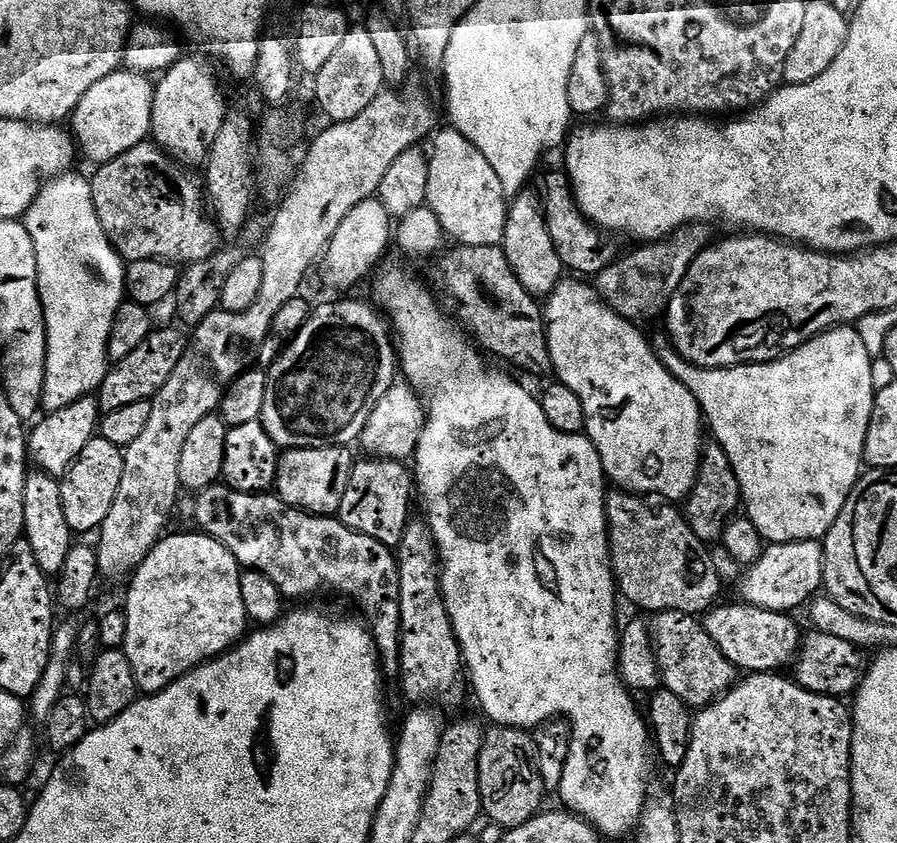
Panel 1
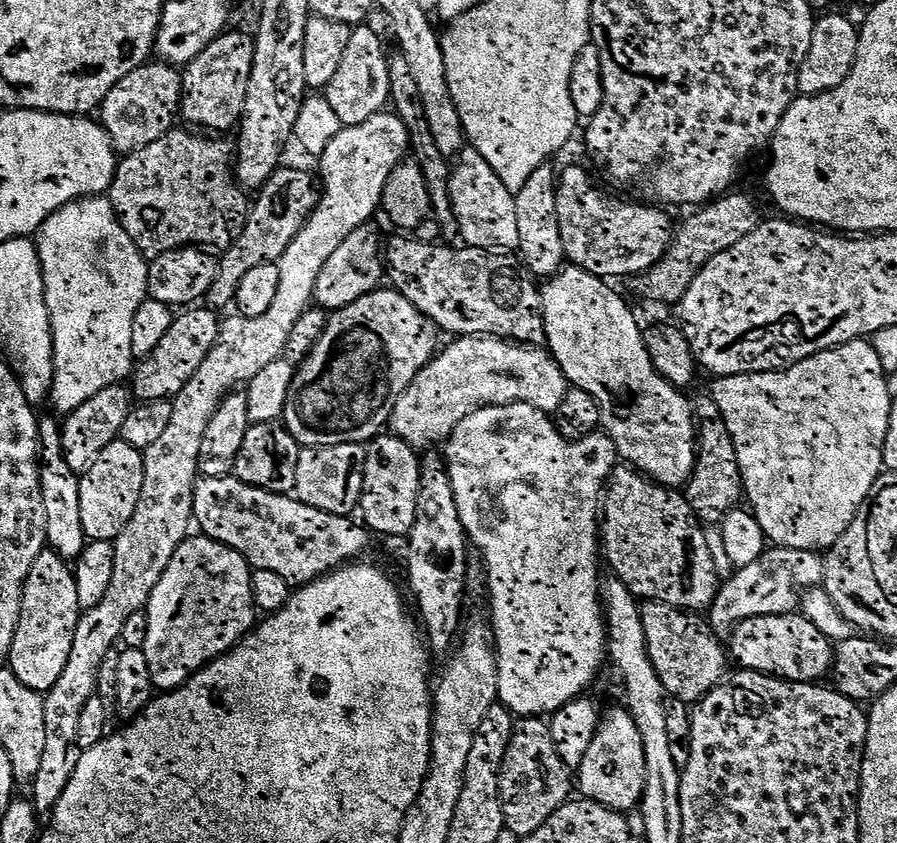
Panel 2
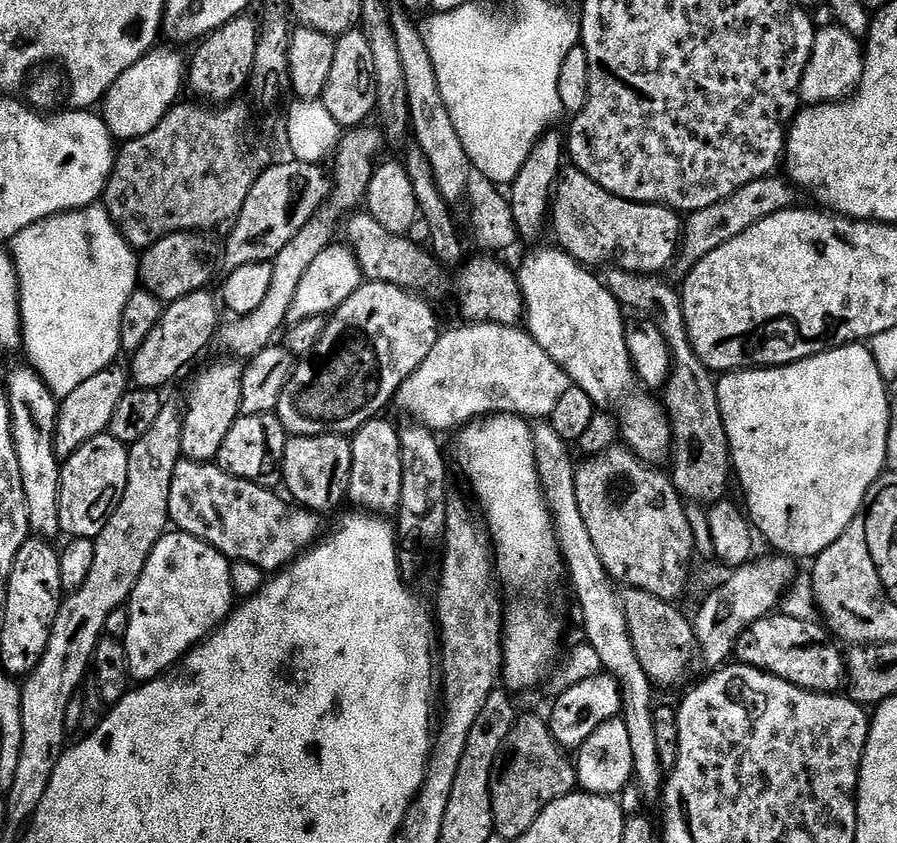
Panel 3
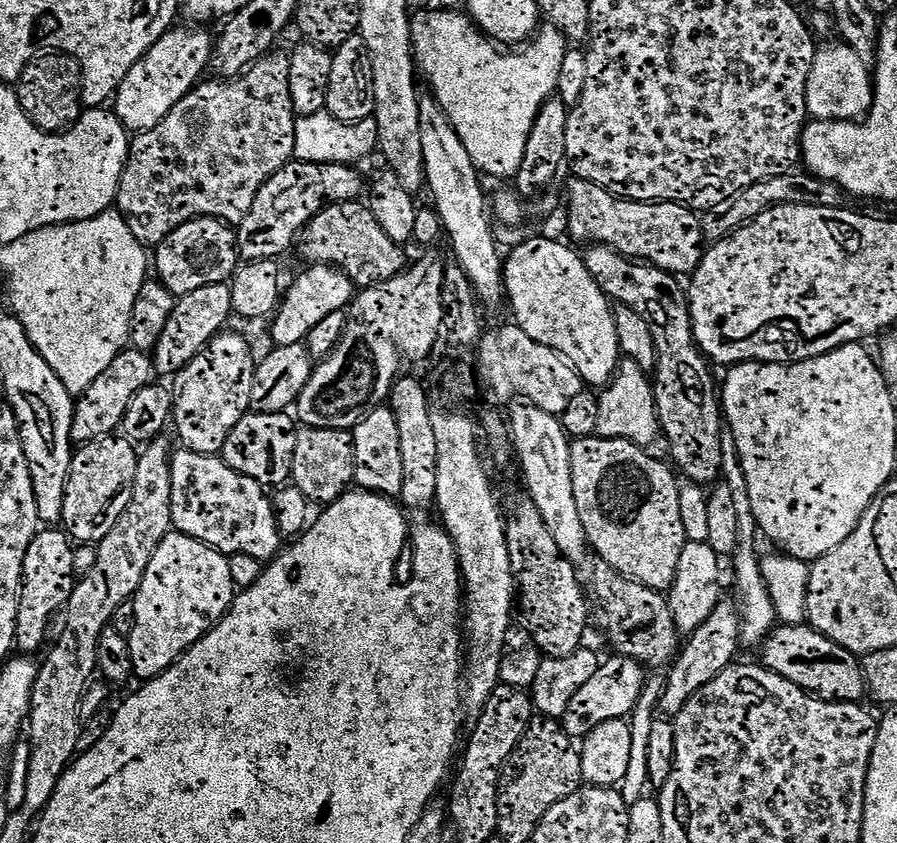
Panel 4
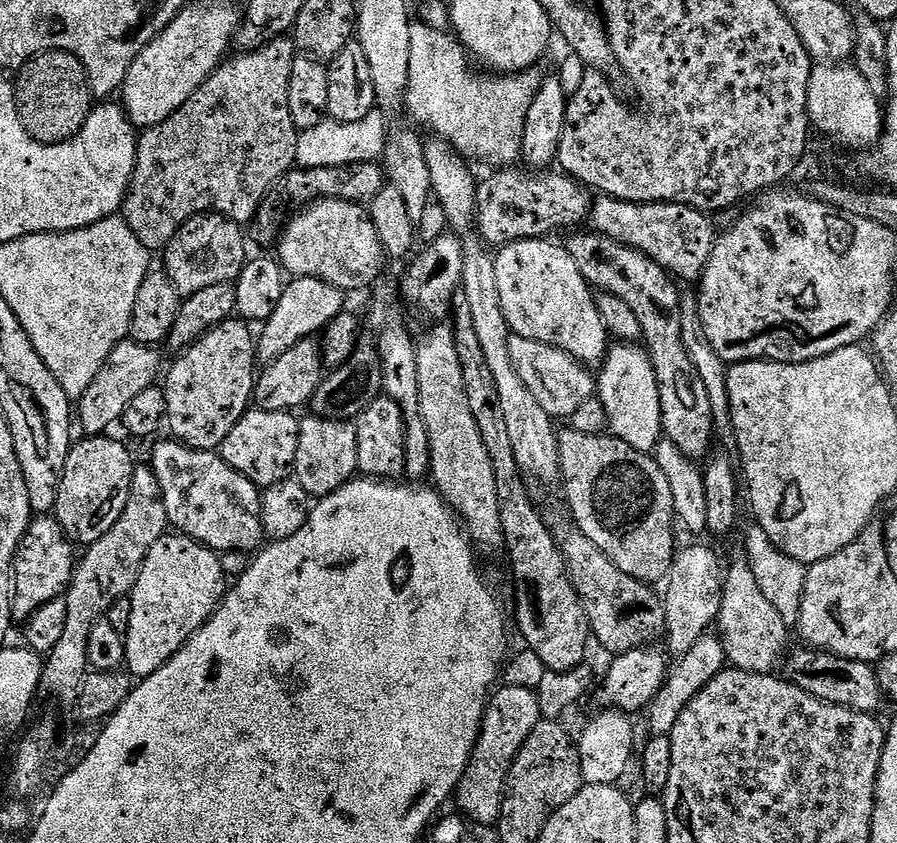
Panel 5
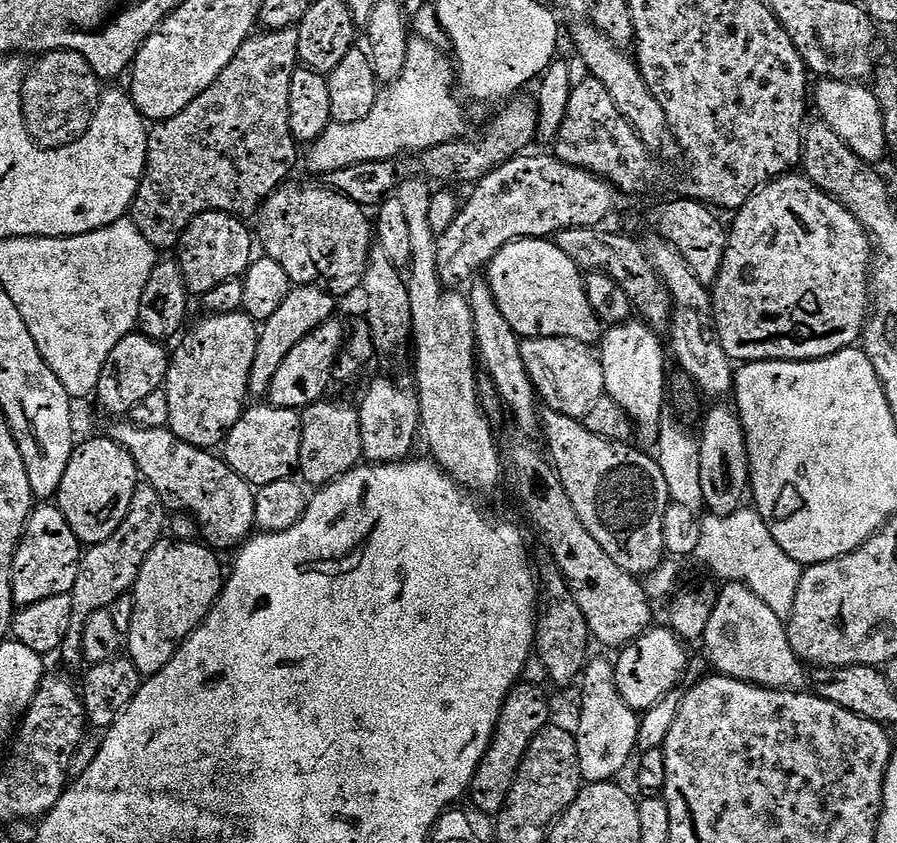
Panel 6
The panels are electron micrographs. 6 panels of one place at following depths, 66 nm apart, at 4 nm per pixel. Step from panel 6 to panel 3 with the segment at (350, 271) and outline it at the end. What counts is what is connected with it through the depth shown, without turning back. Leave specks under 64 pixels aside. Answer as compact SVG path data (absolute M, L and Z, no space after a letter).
M367 214L353 215L347 221L350 247L354 251L357 262L363 272L363 279L368 282L393 284L395 288L409 290L424 290L420 288L432 288L440 280L442 268L437 263L427 247L418 245L407 236L390 234L382 222L378 222L373 216Z

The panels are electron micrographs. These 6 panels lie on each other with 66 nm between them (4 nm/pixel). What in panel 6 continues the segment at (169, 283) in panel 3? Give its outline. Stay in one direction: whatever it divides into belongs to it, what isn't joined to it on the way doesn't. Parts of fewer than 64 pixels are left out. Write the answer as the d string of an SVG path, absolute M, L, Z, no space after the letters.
M222 211L203 212L191 220L176 247L176 261L191 295L203 296L226 280L243 277L254 258L254 236L245 224L241 217Z

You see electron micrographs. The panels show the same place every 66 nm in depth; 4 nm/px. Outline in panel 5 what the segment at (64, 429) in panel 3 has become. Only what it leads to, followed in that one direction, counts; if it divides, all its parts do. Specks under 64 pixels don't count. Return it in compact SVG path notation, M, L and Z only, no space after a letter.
M126 339L110 350L110 358L98 370L98 378L90 382L86 394L80 397L80 424L85 428L89 437L107 433L111 424L119 425L124 418L126 406L137 396L141 390L153 387L157 383L160 372L160 356L151 344L139 344L137 340Z

